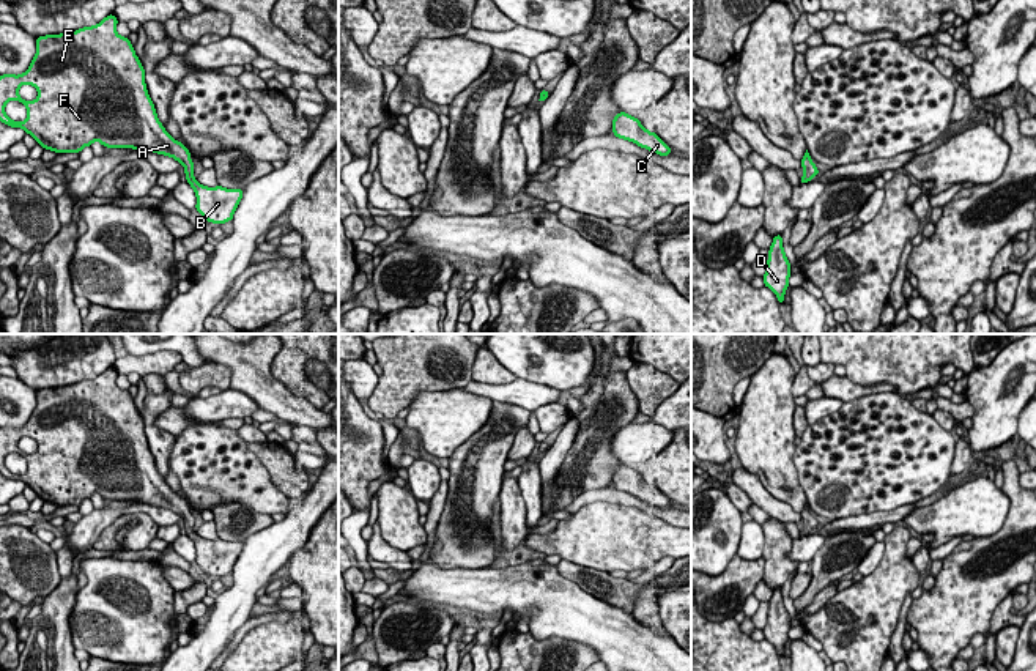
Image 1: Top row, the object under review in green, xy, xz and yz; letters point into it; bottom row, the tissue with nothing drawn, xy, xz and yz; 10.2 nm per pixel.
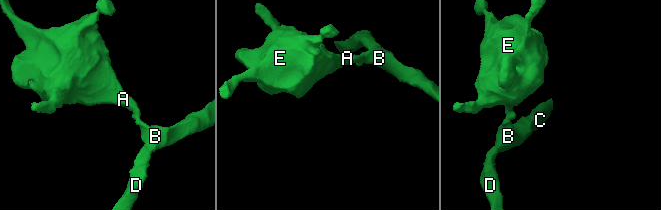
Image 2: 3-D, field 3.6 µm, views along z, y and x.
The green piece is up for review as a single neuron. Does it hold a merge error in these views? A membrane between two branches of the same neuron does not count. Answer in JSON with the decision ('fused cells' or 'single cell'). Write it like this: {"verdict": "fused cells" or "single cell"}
{"verdict": "single cell"}

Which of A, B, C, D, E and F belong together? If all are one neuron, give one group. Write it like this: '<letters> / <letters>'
A B C D E F

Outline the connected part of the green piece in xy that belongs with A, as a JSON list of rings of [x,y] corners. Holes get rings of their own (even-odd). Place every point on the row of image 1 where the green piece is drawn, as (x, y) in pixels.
[[[109,14],[93,27],[36,36],[36,55],[28,69],[19,76],[0,76],[0,121],[11,128],[22,128],[44,150],[55,153],[80,153],[83,146],[91,146],[98,140],[107,148],[132,148],[170,156],[186,169],[186,181],[195,191],[195,209],[202,217],[213,224],[233,221],[244,189],[206,187],[192,176],[191,153],[159,121],[143,79],[143,65],[131,41],[117,33],[117,24],[115,14]],[[24,83],[38,90],[35,101],[25,101],[19,96],[19,88]],[[8,101],[19,101],[27,107],[25,121],[13,121],[5,113]]]

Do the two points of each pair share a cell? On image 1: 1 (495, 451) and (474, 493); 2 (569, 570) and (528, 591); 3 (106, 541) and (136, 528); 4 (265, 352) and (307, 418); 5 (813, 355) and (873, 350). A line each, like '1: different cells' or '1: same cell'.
1: same cell
2: different cells
3: same cell
4: same cell
5: different cells

